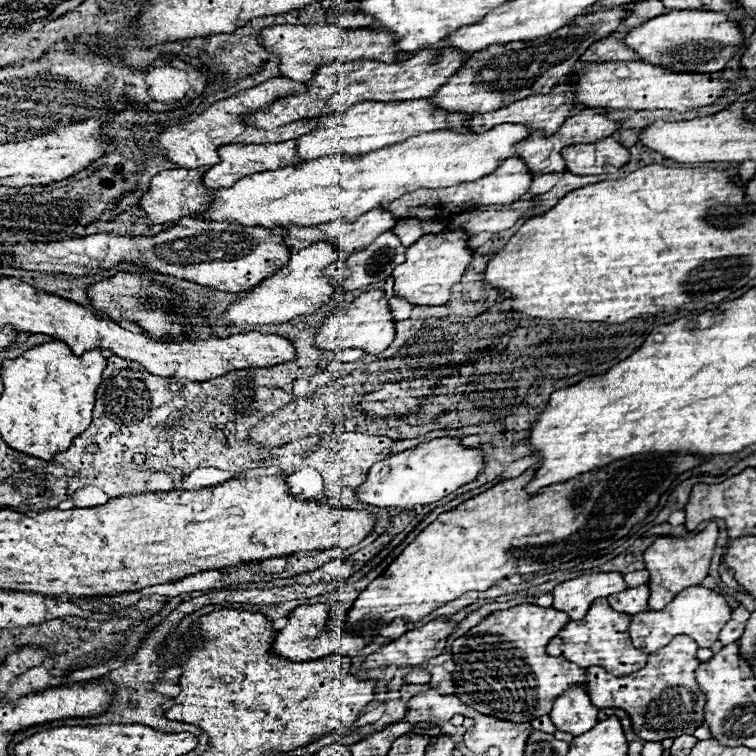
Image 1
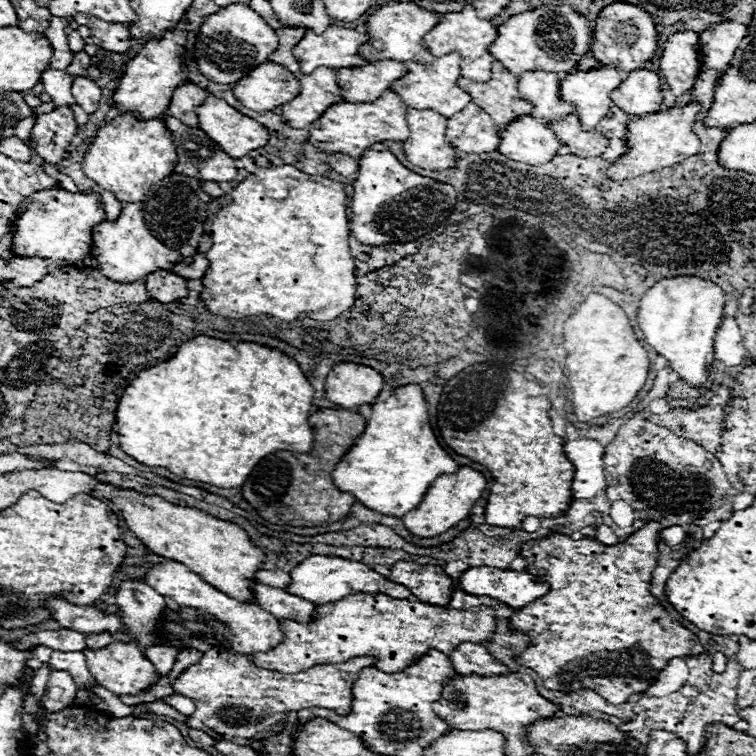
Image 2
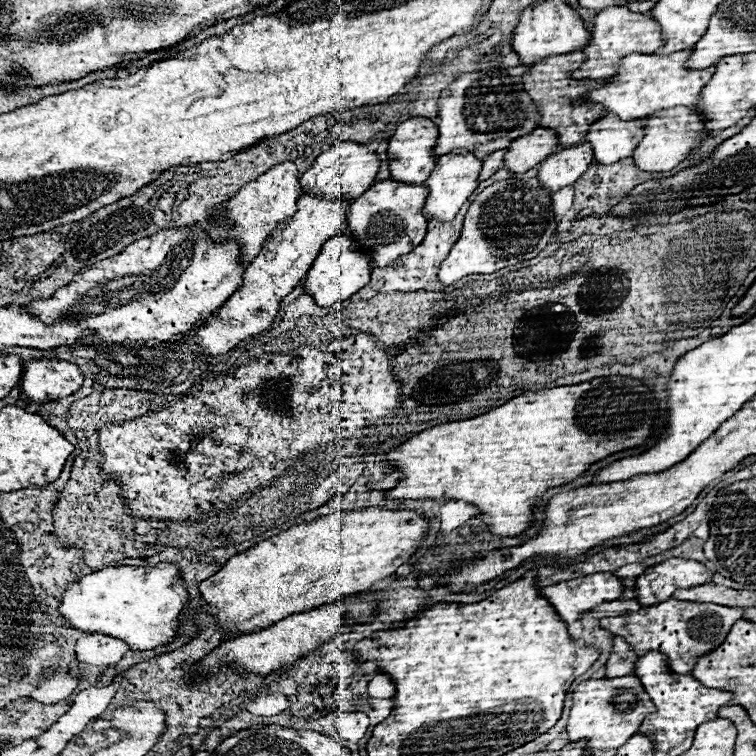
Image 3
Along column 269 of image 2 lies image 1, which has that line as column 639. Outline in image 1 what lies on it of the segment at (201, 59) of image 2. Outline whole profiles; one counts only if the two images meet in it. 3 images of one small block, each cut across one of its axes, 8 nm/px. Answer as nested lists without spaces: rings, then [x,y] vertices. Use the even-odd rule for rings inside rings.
[[[670,10],[664,16],[656,16],[622,38],[622,42],[642,56],[642,62],[684,74],[712,74],[726,66],[726,62],[736,54],[740,44],[744,44],[742,32],[726,14],[708,10]]]

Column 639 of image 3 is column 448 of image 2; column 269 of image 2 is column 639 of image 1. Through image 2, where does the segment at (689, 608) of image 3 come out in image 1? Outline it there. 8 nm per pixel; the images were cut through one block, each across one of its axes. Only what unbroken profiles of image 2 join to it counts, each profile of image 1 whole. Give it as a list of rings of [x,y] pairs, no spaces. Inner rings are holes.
[[[604,598],[594,600],[590,610],[586,612],[584,620],[570,620],[554,640],[546,646],[546,654],[550,656],[562,656],[580,668],[590,668],[590,666],[602,666],[606,672],[612,676],[626,676],[632,672],[638,672],[640,668],[646,666],[648,654],[640,652],[638,648],[632,646],[630,636],[628,636],[628,624],[632,616],[614,612]]]

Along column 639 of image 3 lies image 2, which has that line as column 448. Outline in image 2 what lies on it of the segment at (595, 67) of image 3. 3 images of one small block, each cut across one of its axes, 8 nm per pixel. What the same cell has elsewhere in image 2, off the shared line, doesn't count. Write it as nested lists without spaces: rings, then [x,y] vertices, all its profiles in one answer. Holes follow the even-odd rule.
[[[466,6],[462,12],[452,12],[452,14],[444,14],[440,18],[440,24],[436,24],[436,28],[432,28],[432,32],[428,32],[428,36],[424,36],[424,46],[428,46],[428,52],[432,52],[432,56],[444,56],[448,52],[460,52],[462,62],[462,78],[468,78],[472,82],[488,82],[492,72],[492,54],[488,52],[488,46],[496,40],[498,32],[496,26],[492,26],[488,20],[482,20],[476,16],[476,10],[472,6]]]

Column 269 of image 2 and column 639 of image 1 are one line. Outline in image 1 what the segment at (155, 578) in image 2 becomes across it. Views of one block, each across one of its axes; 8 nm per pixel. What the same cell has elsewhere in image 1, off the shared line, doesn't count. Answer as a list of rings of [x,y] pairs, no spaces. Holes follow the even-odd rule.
[[[692,586],[692,588],[684,588],[684,592],[680,592],[662,610],[656,610],[656,612],[646,610],[642,614],[634,614],[628,626],[628,632],[630,632],[632,644],[646,654],[656,652],[658,648],[664,648],[678,634],[686,634],[702,648],[710,648],[718,640],[718,632],[722,630],[722,626],[730,620],[730,612],[732,608],[728,606],[722,594],[704,586]]]

